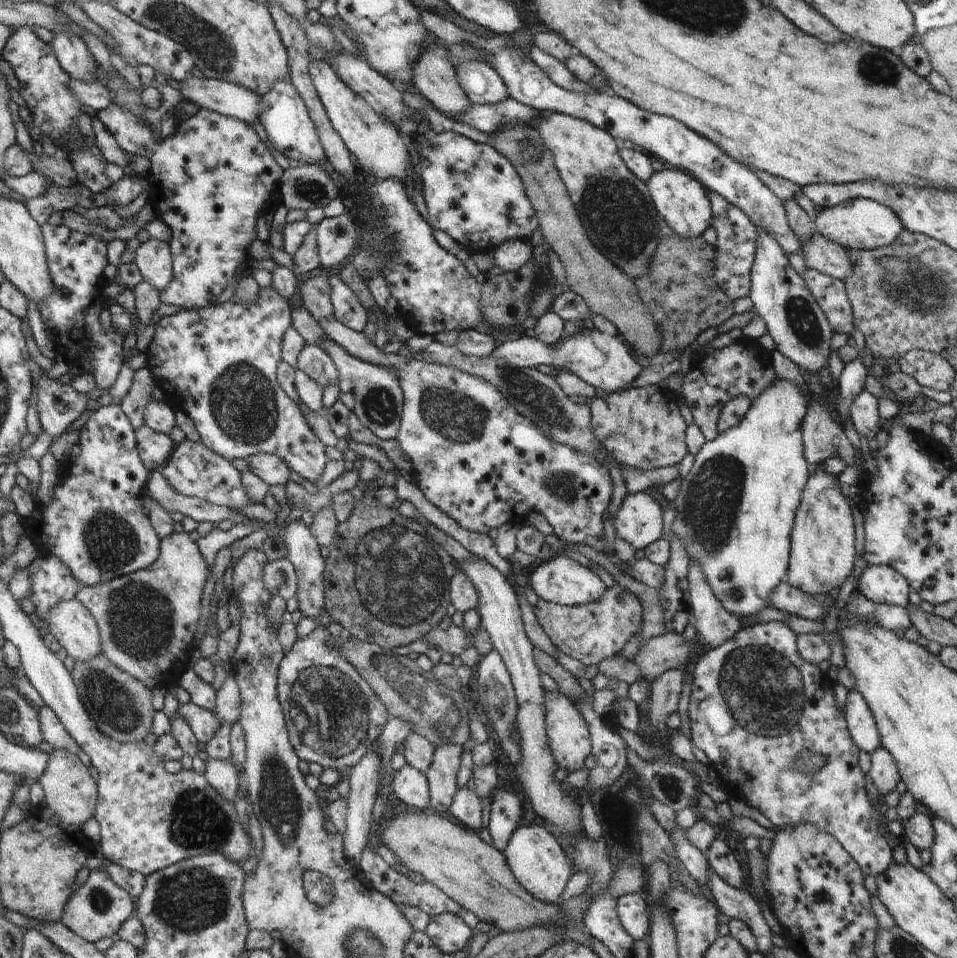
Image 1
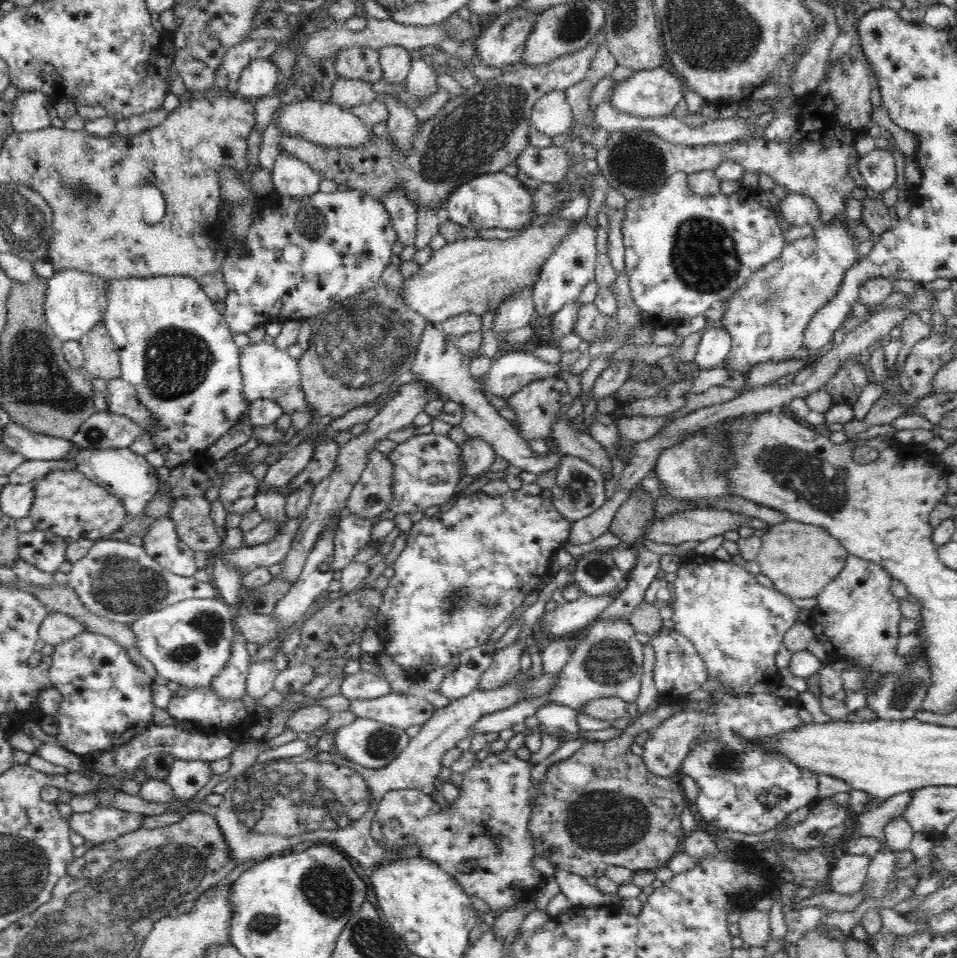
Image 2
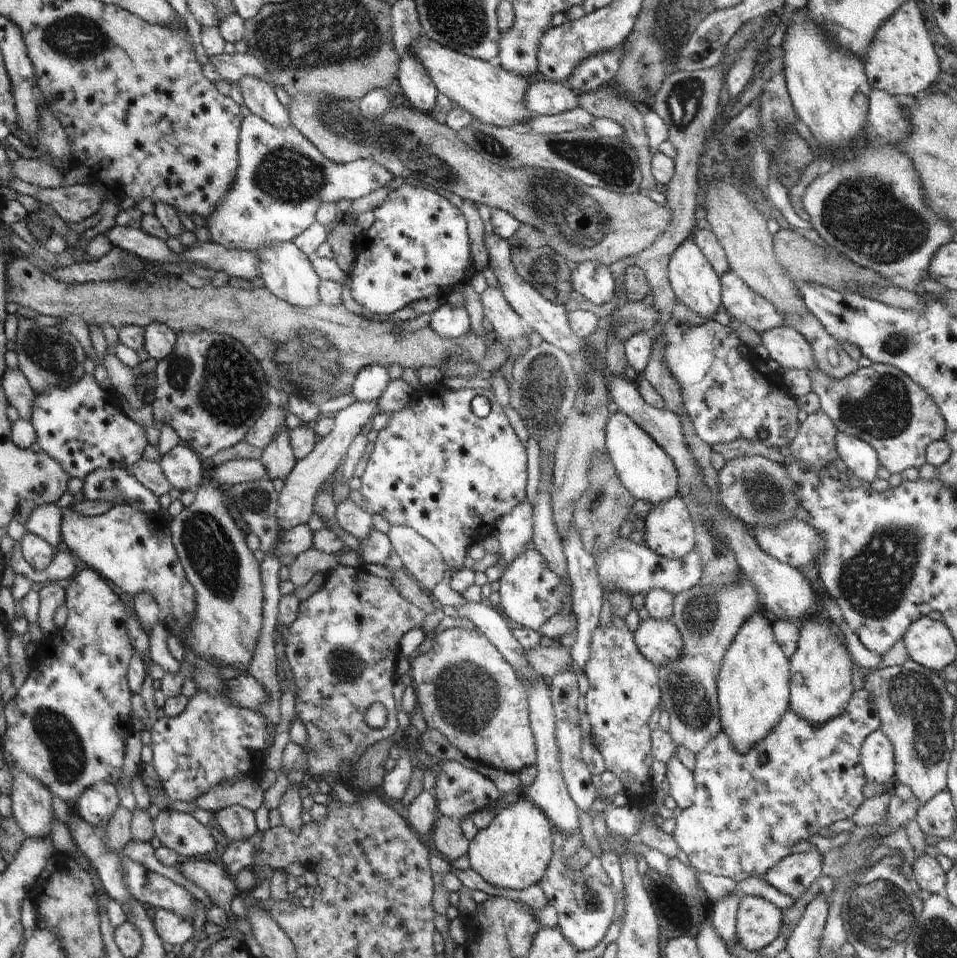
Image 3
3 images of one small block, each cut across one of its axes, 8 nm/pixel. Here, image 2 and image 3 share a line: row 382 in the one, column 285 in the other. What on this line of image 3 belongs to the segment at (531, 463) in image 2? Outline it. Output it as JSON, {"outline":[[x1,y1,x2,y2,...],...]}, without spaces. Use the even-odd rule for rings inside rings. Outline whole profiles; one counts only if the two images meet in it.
{"outline":[[288,428,282,429,281,433,276,435,266,448,263,448,259,461,266,469,268,479,271,481,276,478,286,480,297,461,290,444]]}

